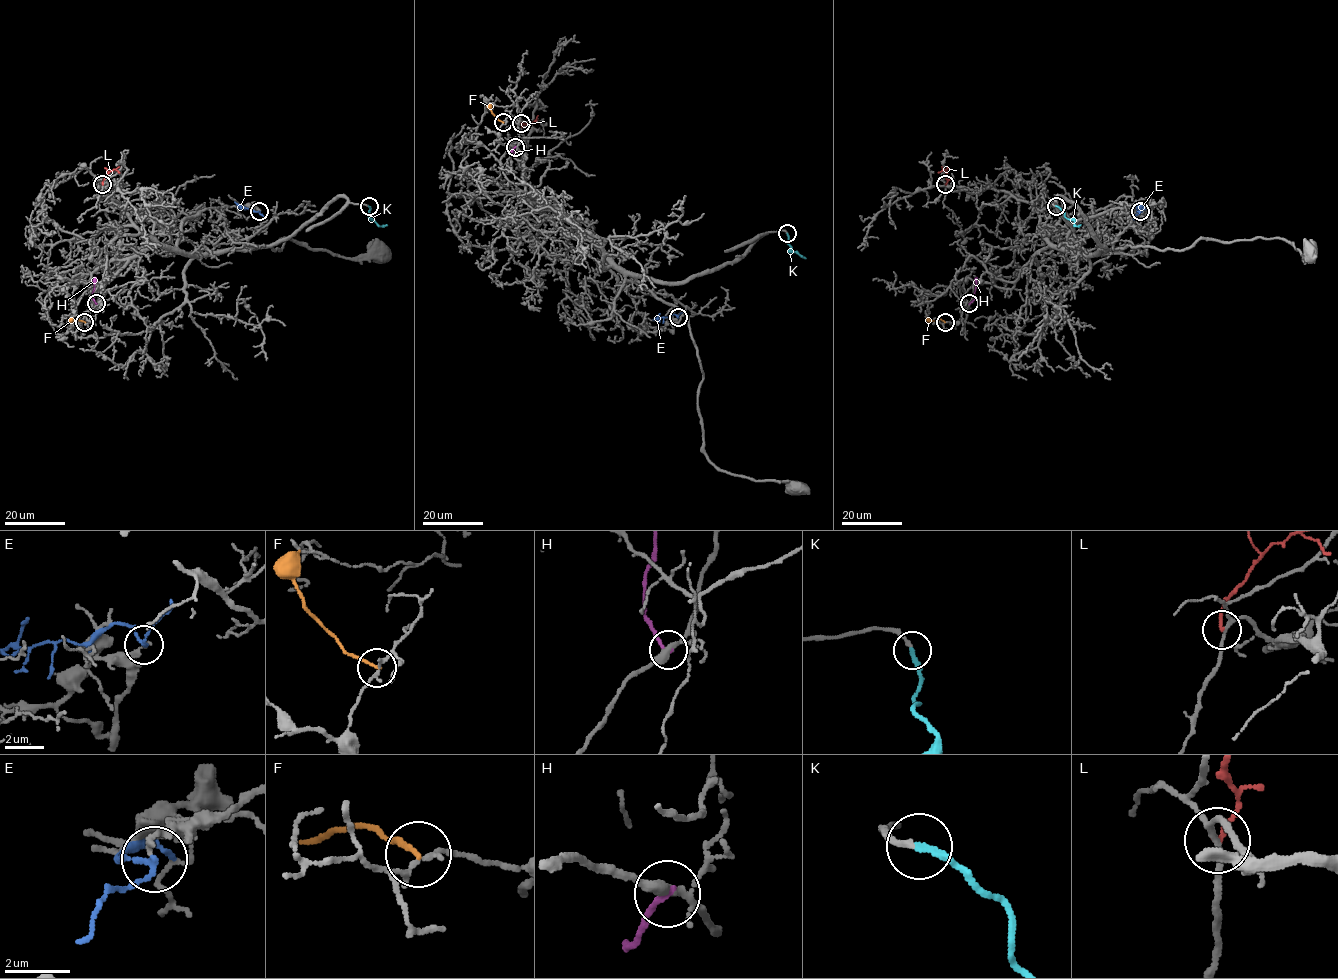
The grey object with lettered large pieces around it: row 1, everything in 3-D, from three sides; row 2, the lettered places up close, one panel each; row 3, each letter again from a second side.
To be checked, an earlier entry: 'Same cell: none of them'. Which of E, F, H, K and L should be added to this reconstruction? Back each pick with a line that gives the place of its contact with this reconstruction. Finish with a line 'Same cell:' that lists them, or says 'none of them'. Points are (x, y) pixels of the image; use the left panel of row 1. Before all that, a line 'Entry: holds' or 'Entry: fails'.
Entry: fails
K: meets grey at (369, 206)
Same cell: K

